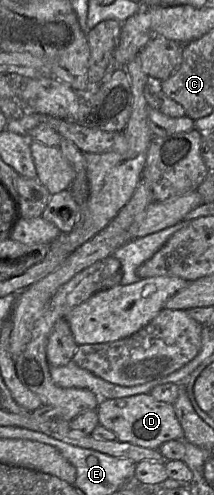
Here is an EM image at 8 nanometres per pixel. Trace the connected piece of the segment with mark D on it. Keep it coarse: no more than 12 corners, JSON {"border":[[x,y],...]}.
{"border":[[150,394],[101,400],[117,441],[158,449],[183,440],[173,405]]}

